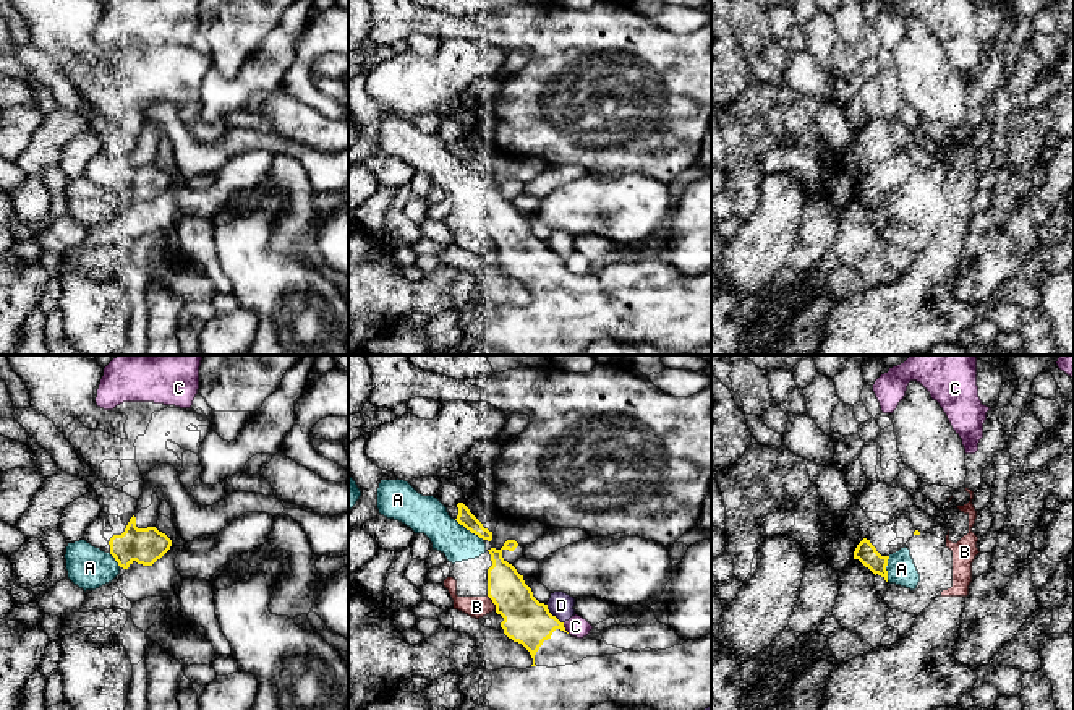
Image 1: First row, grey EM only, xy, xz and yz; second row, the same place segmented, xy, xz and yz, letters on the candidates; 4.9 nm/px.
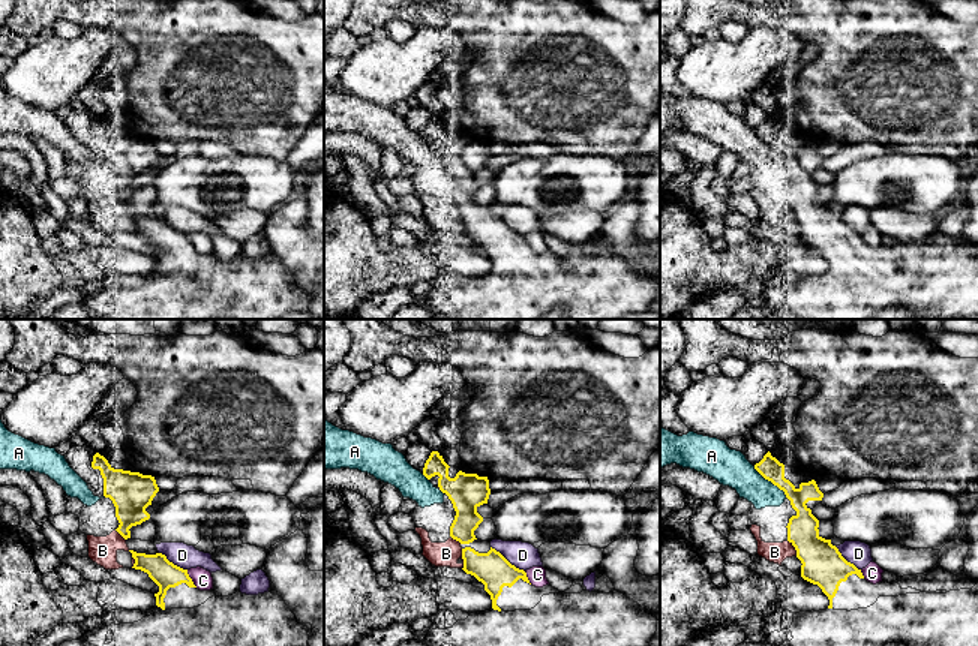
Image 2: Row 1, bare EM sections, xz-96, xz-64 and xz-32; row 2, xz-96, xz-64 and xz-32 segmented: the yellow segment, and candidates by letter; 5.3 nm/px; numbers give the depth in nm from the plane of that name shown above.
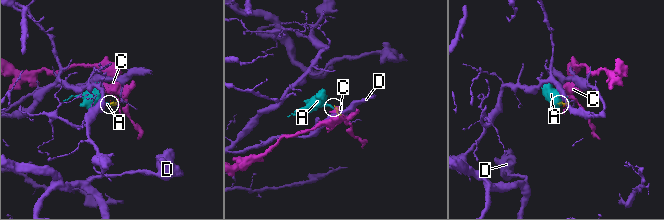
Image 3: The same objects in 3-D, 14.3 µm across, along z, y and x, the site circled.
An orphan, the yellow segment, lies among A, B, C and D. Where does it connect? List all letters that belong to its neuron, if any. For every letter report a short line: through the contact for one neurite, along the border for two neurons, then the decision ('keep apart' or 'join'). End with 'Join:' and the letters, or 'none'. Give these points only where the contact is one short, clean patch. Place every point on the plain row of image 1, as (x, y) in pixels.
A: join
B: keep apart
C: line xz (562, 260), (569, 269); keep apart
D: line xz (546, 240), (546, 245), (562, 260); keep apart
Join: A

